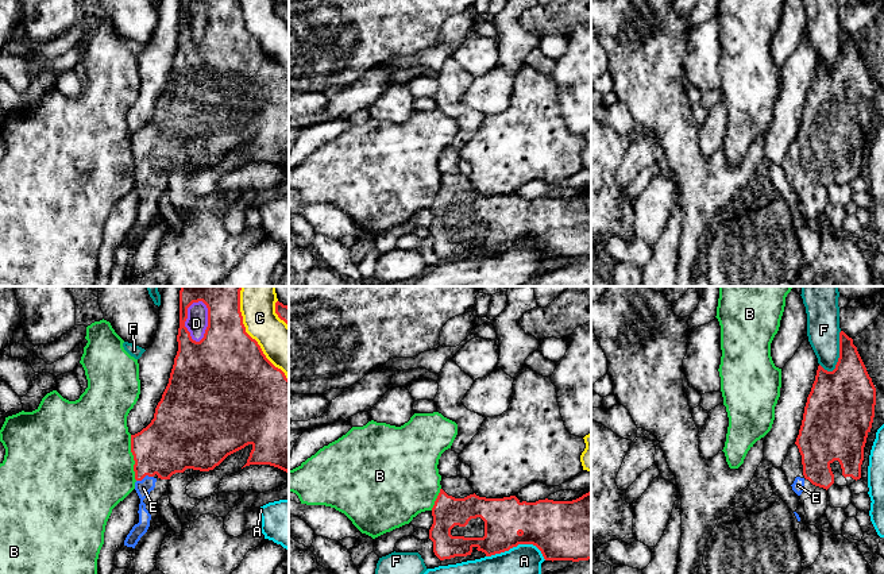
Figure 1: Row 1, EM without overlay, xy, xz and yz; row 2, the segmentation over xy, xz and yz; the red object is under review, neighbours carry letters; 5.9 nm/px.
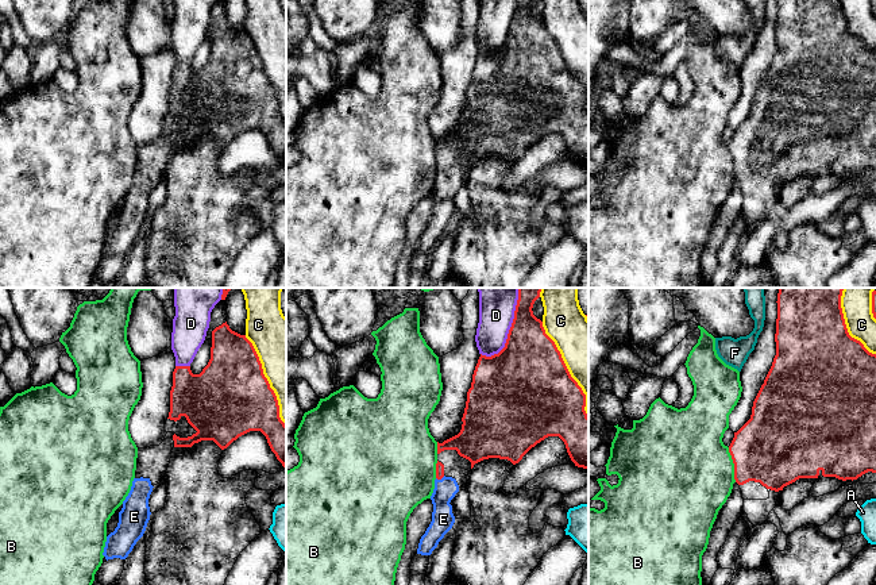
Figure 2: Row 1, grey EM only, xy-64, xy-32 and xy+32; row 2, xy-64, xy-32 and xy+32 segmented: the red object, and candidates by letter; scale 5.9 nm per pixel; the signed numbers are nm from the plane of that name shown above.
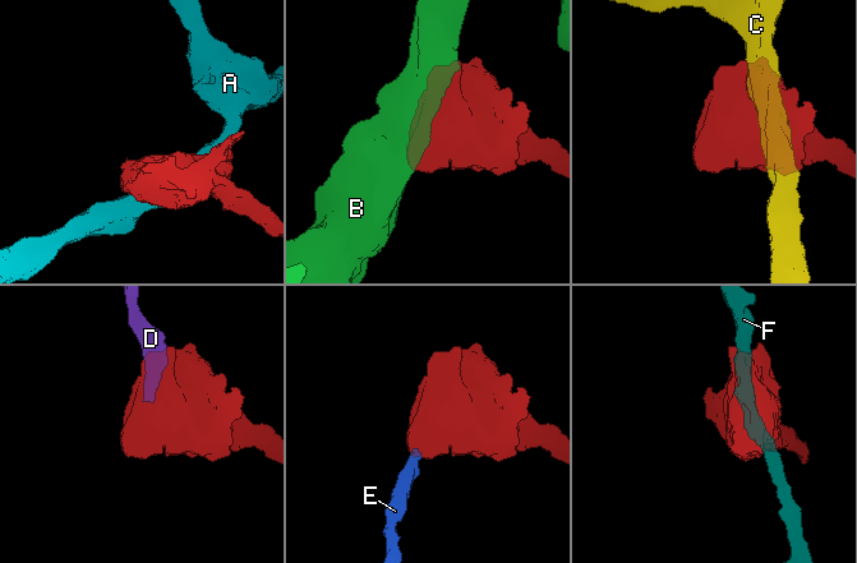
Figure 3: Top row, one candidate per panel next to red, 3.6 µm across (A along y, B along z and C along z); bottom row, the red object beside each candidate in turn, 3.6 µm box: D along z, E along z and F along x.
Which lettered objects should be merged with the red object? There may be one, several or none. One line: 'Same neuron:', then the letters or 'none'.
Same neuron: E

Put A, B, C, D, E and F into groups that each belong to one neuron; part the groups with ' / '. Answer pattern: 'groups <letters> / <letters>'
groups A / B / C / D / E / F

